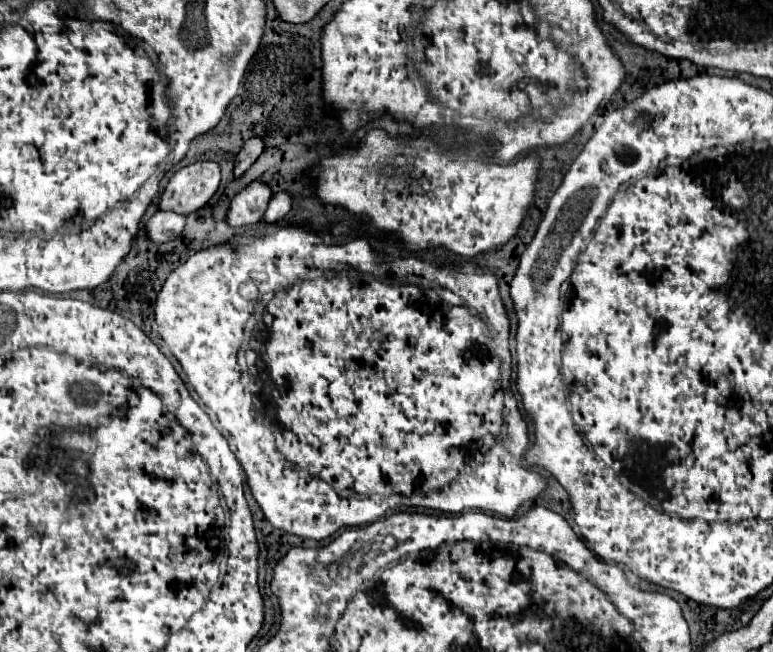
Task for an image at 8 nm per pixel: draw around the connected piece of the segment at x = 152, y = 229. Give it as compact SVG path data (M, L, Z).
M156 212L148 224L146 224L146 232L148 238L152 242L170 242L176 236L182 234L184 226L186 226L186 214L176 214L176 212Z

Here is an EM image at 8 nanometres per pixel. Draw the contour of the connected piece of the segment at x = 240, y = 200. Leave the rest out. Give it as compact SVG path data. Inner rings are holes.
M264 180L250 182L240 194L230 202L228 224L230 226L248 226L260 222L272 200L272 190Z

